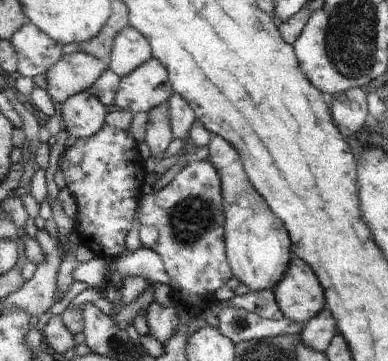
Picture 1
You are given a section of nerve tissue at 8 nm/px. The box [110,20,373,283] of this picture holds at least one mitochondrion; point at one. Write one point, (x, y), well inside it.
(189, 220)

